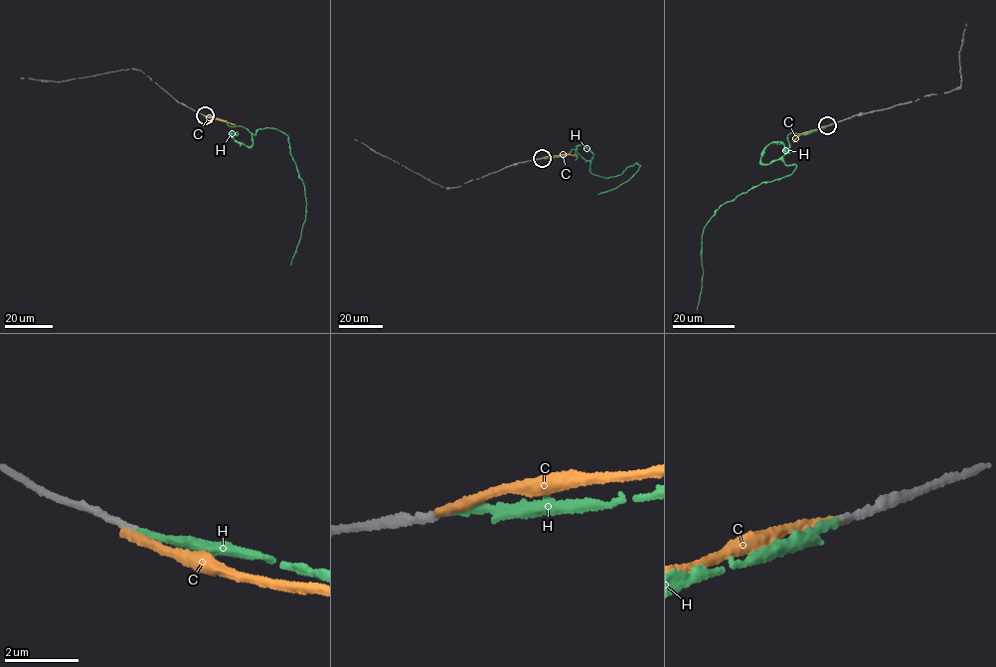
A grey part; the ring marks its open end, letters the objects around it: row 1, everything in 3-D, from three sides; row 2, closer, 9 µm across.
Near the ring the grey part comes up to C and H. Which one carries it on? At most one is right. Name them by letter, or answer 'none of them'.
H

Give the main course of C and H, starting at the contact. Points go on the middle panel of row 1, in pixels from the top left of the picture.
C: (541, 159), (565, 154), (577, 156)
H: (542, 158), (565, 156), (574, 149), (589, 161), (591, 173), (607, 178), (640, 165), (628, 180), (598, 194)

